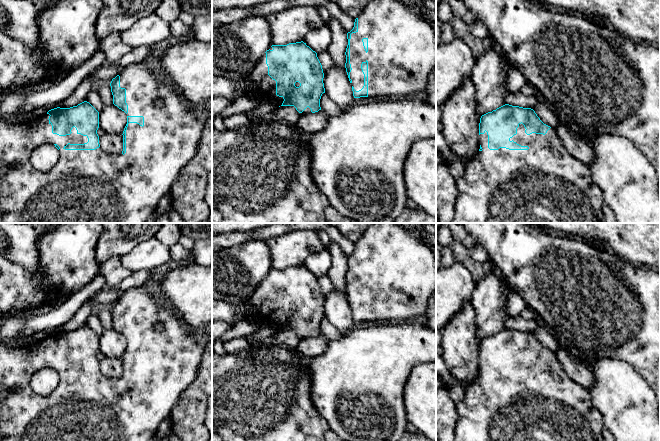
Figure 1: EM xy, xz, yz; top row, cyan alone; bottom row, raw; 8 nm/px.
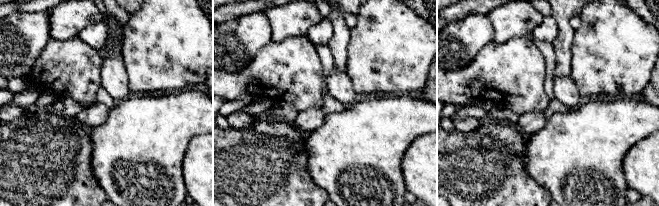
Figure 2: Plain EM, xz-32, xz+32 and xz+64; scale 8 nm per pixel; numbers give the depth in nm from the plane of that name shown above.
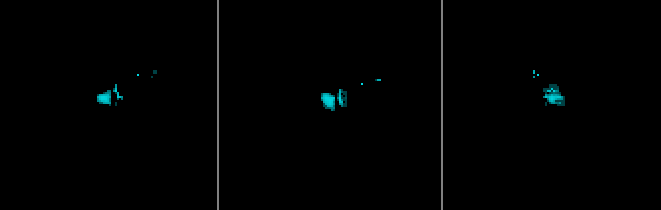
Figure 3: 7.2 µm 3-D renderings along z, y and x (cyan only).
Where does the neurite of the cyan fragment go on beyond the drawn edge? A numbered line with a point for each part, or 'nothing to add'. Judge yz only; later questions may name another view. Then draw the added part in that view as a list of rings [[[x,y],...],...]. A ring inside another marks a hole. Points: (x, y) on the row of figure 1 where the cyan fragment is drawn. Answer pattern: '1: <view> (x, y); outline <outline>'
1: yz (545, 184); outline [[[521,123],[517,134],[510,138],[528,150],[488,148],[488,135],[479,135],[482,151],[464,164],[464,173],[456,179],[458,193],[454,202],[454,216],[451,223],[605,223],[602,206],[602,191],[593,181],[590,167],[575,159],[565,148],[553,128],[545,135],[527,135]]]

